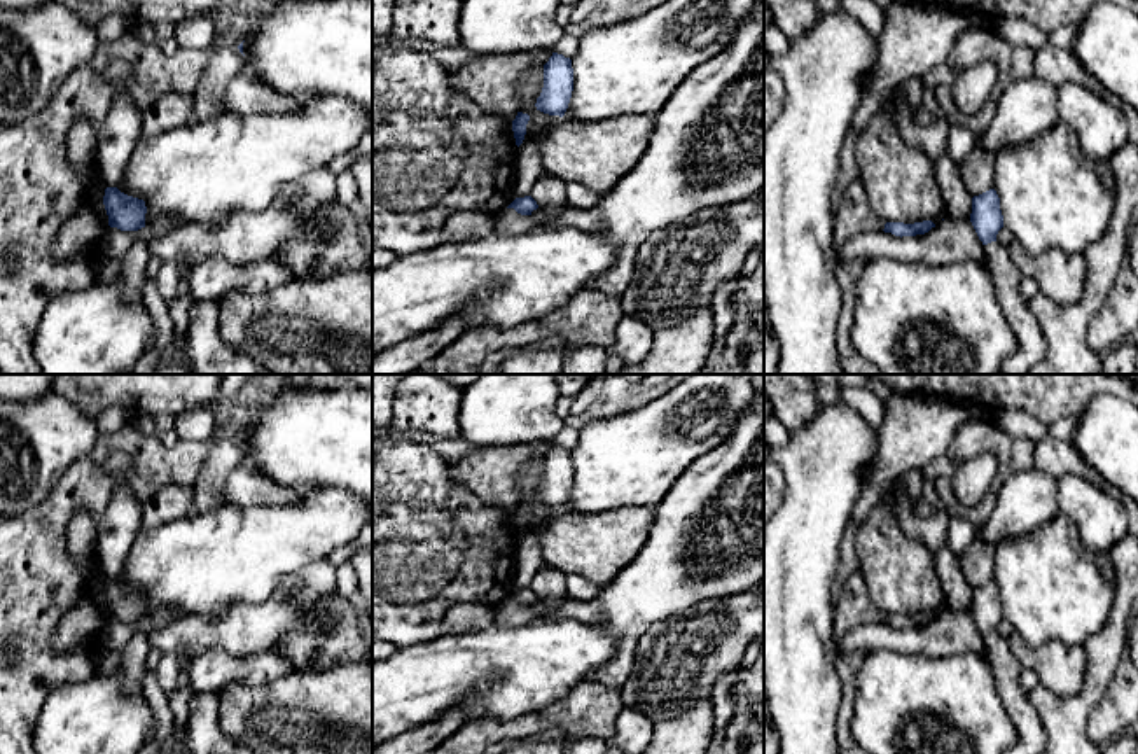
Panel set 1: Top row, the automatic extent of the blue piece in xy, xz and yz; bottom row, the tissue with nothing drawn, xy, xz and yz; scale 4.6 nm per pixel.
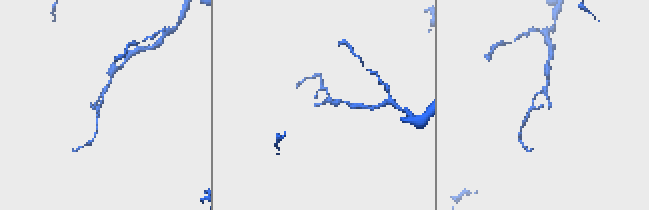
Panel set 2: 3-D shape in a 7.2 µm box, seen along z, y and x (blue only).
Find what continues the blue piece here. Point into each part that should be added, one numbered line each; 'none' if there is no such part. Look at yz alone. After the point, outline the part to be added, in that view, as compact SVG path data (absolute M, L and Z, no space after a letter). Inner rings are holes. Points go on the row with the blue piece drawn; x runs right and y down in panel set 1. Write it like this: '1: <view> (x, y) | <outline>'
1: yz (1030, 349) | M998 241L984 245L982 261L993 275L996 299L1017 341L1016 352L1003 360L1002 373L1028 374L1030 367L1044 357L1045 341L1028 308L1028 299L1019 290L1021 273Z

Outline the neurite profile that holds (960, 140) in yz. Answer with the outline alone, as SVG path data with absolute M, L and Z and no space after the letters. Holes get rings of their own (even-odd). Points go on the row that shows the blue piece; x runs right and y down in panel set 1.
M951 122L946 156L958 164L974 150L975 135L963 122Z

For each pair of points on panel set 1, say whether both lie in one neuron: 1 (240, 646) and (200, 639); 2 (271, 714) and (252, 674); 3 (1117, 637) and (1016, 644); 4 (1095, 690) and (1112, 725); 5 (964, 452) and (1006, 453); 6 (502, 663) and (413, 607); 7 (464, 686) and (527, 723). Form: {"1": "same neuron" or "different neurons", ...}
{"1": "same neuron", "2": "different neurons", "3": "different neurons", "4": "different neurons", "5": "same neuron", "6": "different neurons", "7": "different neurons"}

